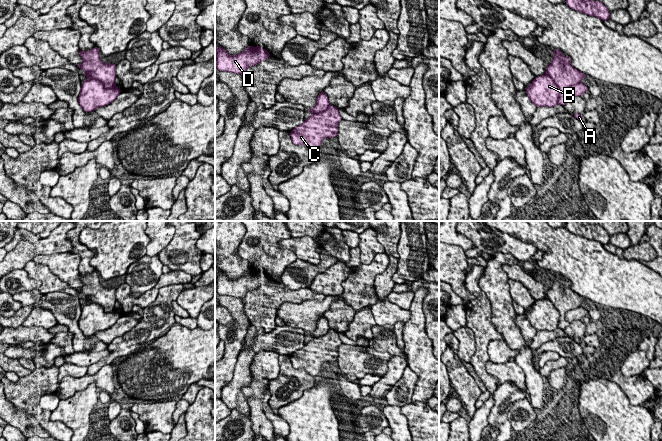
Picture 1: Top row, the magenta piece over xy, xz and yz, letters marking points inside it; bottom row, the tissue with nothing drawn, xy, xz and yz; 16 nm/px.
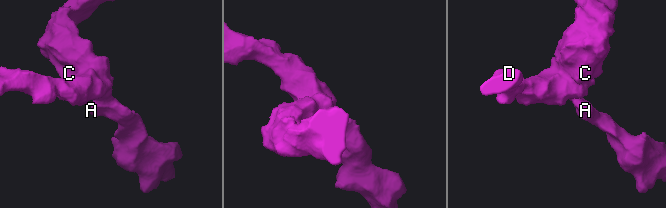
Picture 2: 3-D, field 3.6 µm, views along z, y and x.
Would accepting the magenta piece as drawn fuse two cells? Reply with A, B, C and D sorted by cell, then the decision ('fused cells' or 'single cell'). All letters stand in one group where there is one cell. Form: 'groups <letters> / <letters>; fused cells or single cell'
groups A C / B D; fused cells

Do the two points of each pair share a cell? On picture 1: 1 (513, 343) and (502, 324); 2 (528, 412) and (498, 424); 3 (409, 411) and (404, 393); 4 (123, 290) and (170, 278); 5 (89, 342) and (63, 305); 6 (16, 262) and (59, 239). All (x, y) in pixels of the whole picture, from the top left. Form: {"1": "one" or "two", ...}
{"1": "one", "2": "two", "3": "two", "4": "one", "5": "one", "6": "one"}

